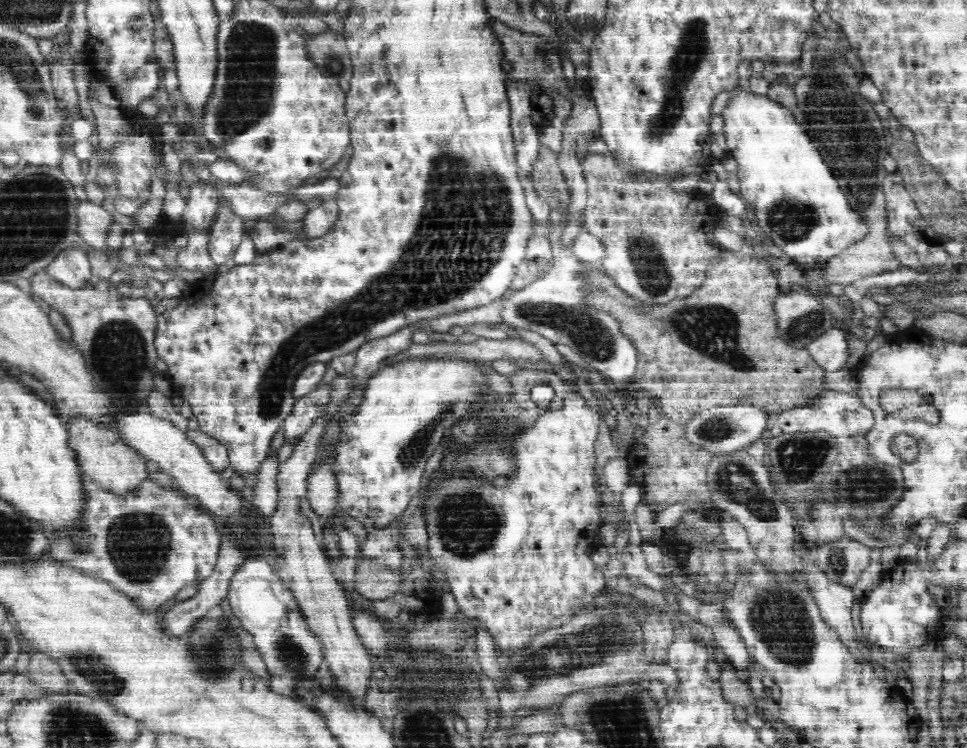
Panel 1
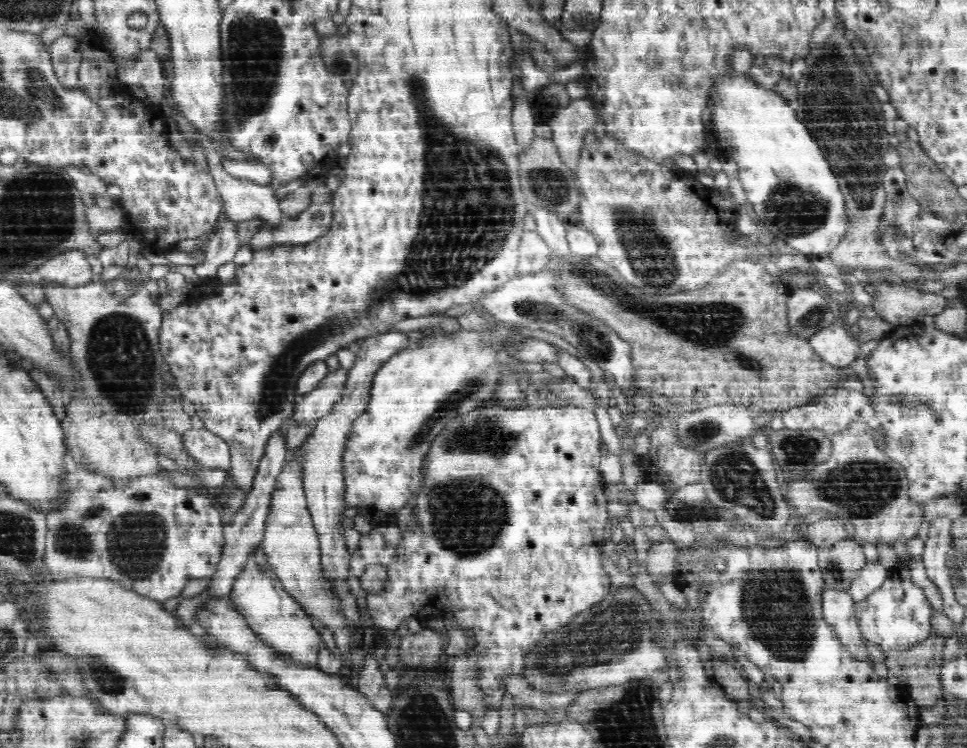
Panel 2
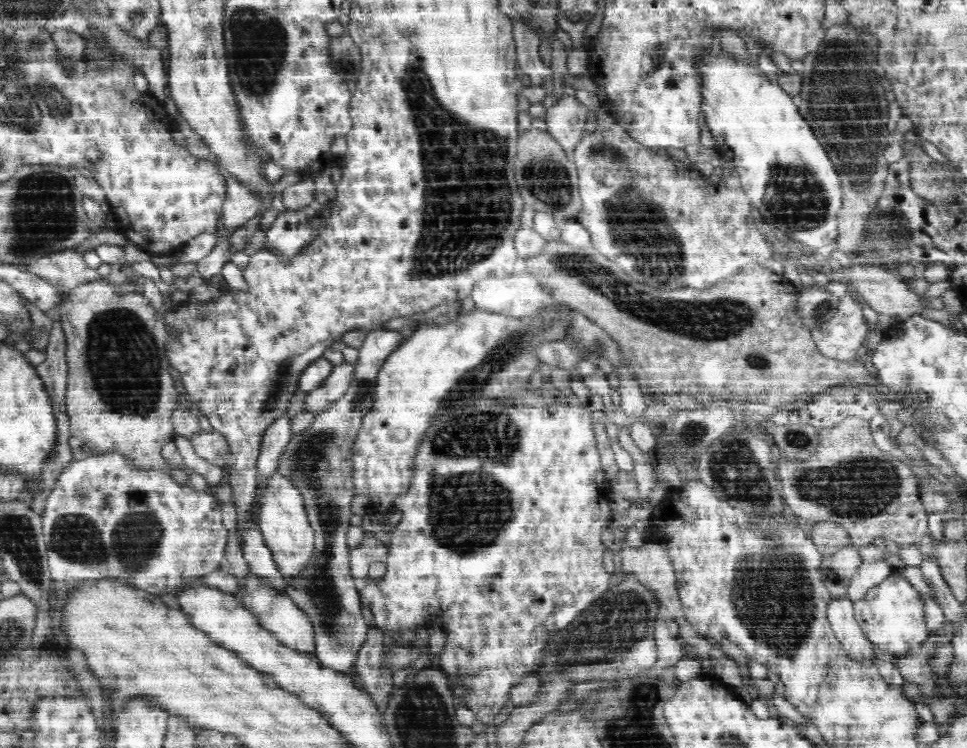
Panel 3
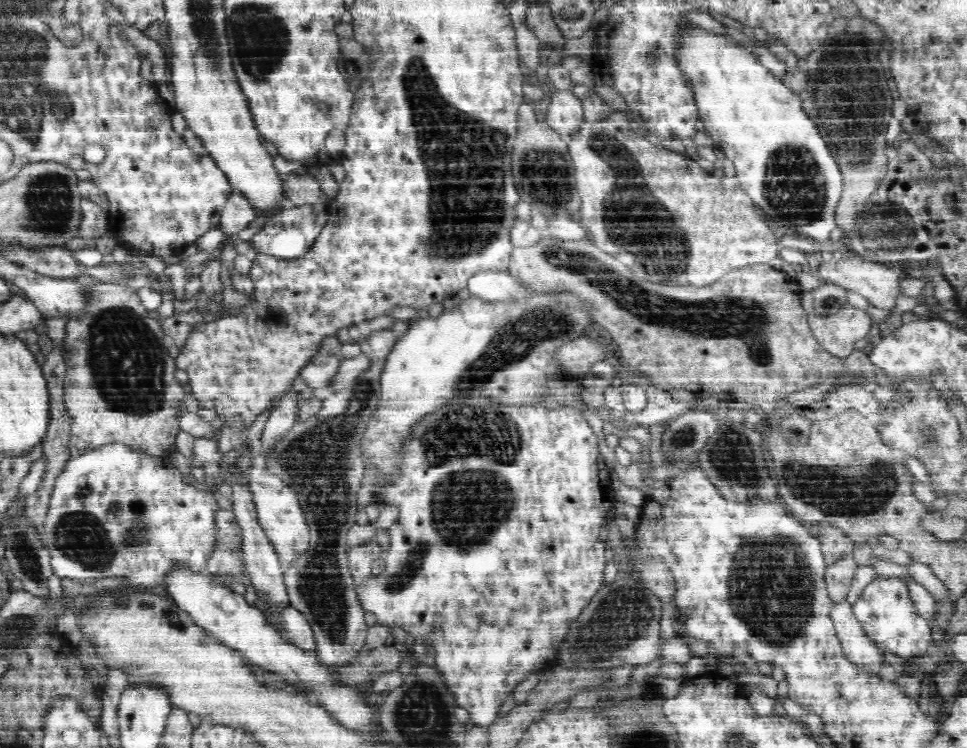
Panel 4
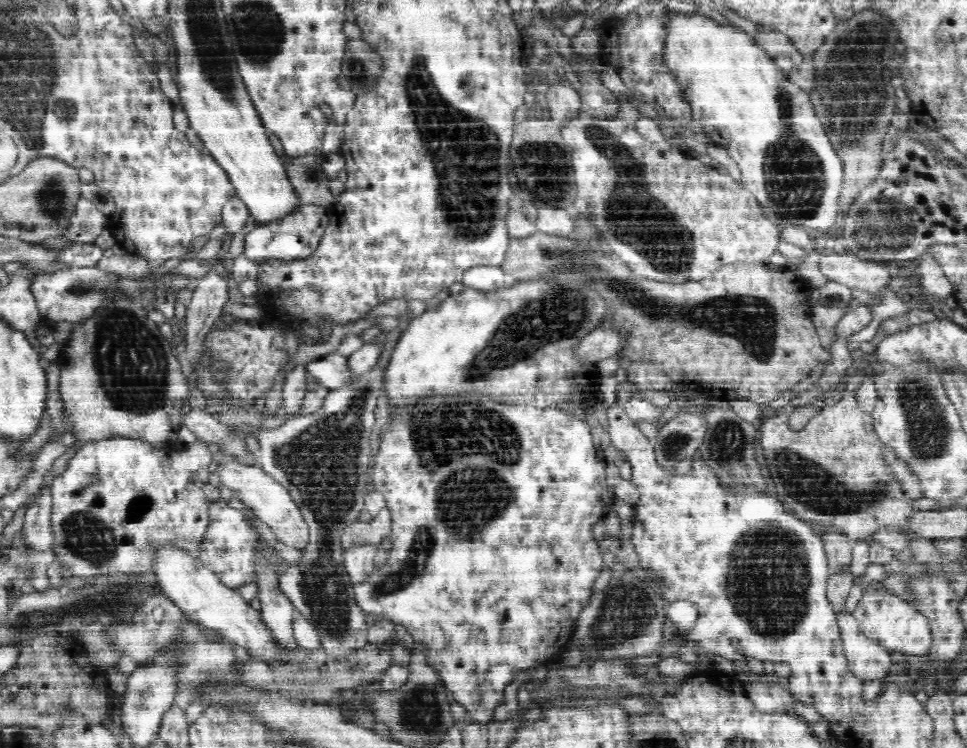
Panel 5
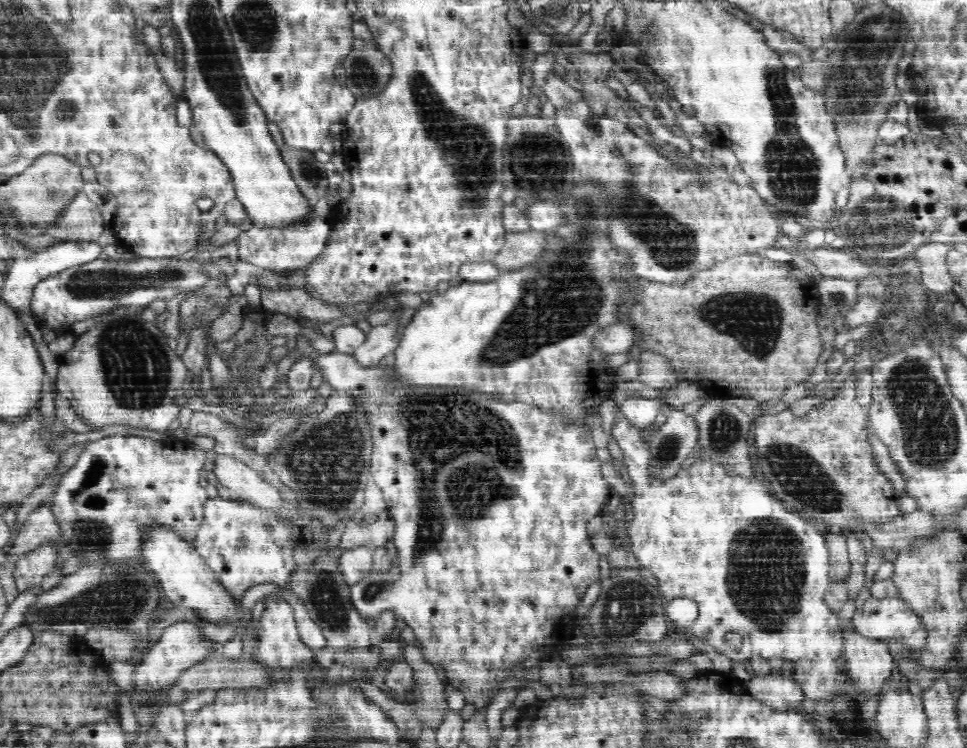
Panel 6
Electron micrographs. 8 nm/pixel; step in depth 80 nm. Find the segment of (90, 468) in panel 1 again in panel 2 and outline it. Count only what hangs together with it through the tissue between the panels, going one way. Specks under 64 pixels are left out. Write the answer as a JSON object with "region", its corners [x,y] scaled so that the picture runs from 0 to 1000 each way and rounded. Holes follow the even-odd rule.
{"region":[[[42,377],[49,385],[51,406],[56,413],[56,422],[60,424],[68,436],[73,463],[73,495],[78,500],[73,508],[80,513],[80,531],[70,536],[69,556],[73,568],[68,575],[68,595],[77,619],[95,619],[97,627],[105,635],[117,635],[120,640],[131,640],[139,636],[153,636],[163,631],[163,604],[161,595],[147,584],[147,572],[158,570],[168,575],[169,559],[163,551],[163,537],[170,532],[170,505],[168,505],[166,436],[169,414],[162,401],[157,401],[154,392],[139,393],[124,406],[118,393],[112,390],[110,380],[93,377],[89,382],[69,385],[68,382]]]}

